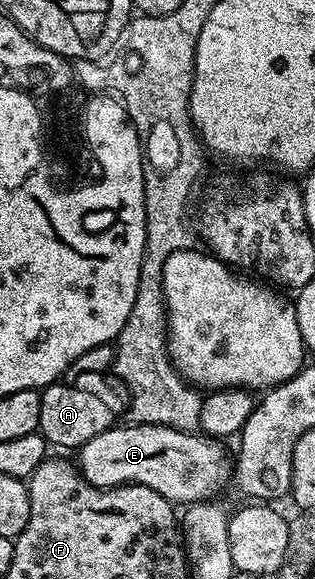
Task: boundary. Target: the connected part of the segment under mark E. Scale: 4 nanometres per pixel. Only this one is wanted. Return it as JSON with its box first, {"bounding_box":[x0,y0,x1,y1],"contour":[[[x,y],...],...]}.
{"bounding_box":[76,424,228,504],"contour":[[[115,424],[109,430],[100,432],[100,436],[92,436],[77,451],[76,465],[83,478],[94,486],[109,488],[123,484],[147,486],[160,496],[164,496],[170,503],[189,504],[191,502],[205,502],[213,499],[214,494],[222,486],[222,481],[228,478],[228,458],[221,441],[198,432],[187,432],[168,428],[167,426],[153,426],[152,424]]]}

